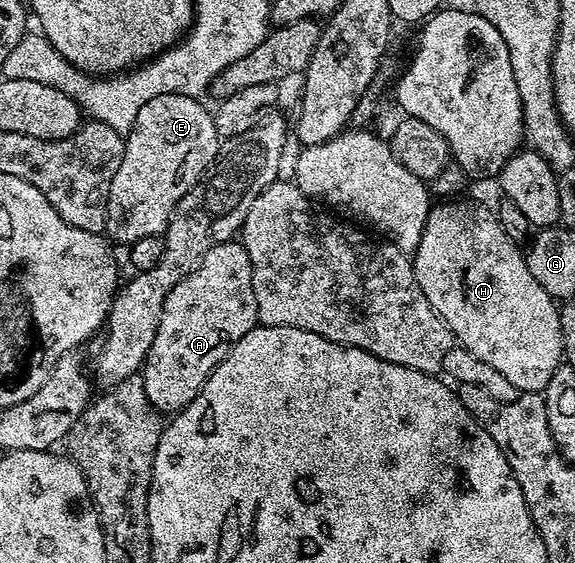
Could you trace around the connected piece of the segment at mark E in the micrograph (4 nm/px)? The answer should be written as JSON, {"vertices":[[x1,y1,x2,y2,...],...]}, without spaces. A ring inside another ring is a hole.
{"vertices":[[164,94,153,98,140,110,133,128,125,136,123,162,119,162,115,178,111,178,105,219,105,232,110,241,118,240,122,246,128,246,139,242,139,238,161,236,183,194,187,194,204,177,209,165,217,157,219,137,213,112,205,109,201,102,195,96]]}

